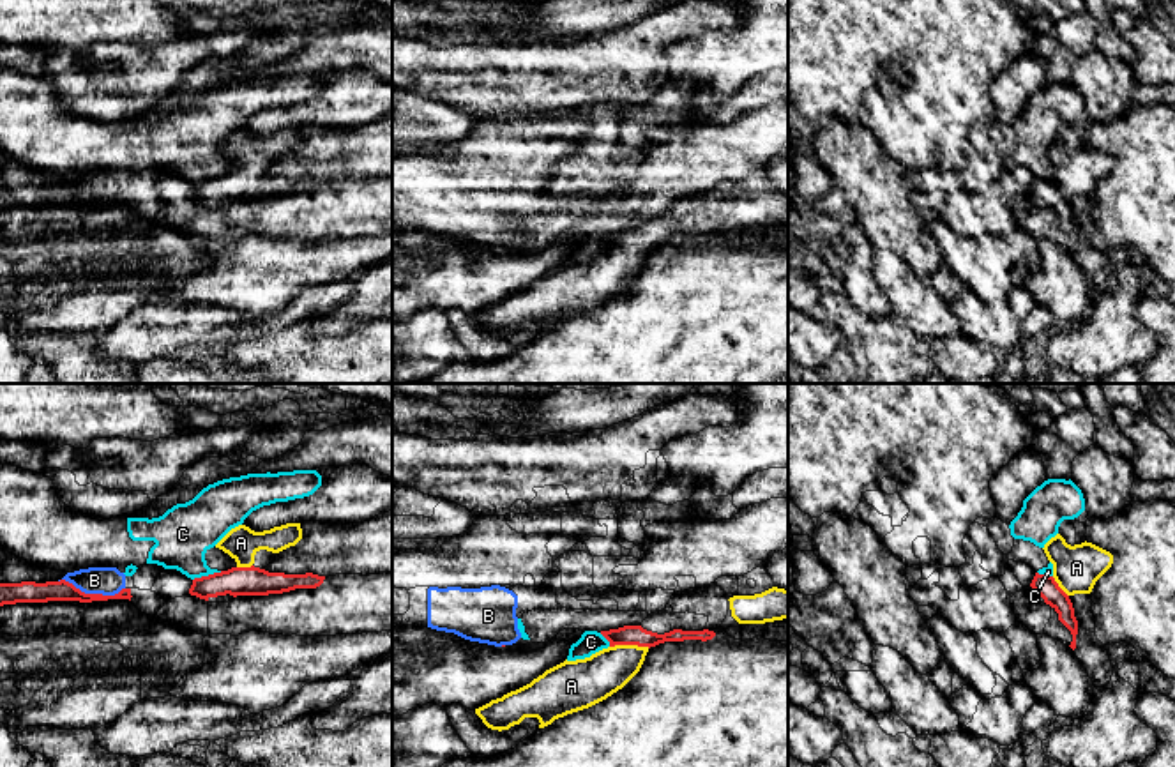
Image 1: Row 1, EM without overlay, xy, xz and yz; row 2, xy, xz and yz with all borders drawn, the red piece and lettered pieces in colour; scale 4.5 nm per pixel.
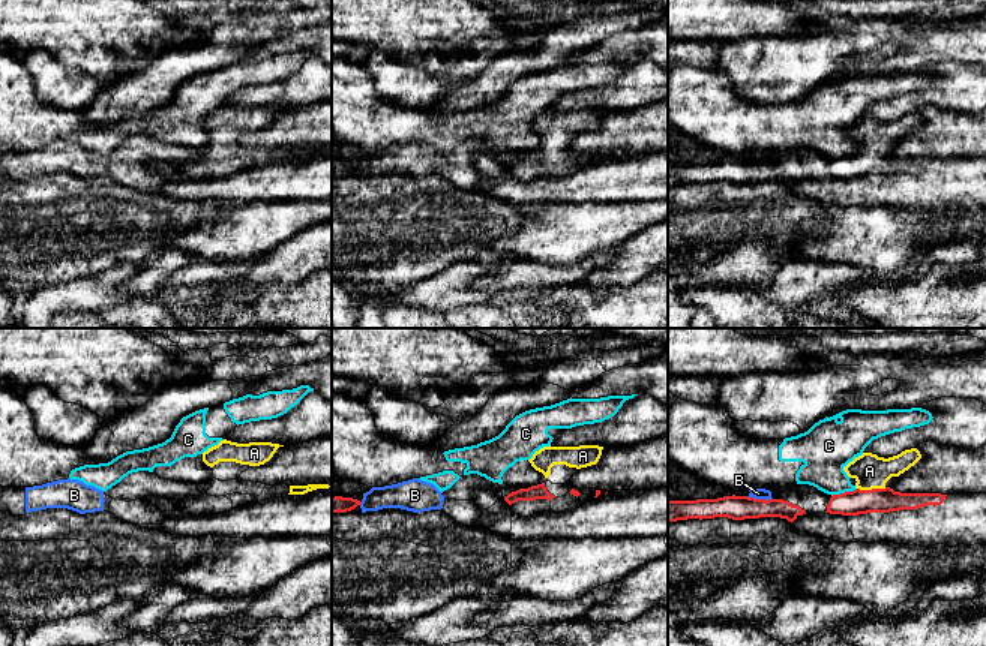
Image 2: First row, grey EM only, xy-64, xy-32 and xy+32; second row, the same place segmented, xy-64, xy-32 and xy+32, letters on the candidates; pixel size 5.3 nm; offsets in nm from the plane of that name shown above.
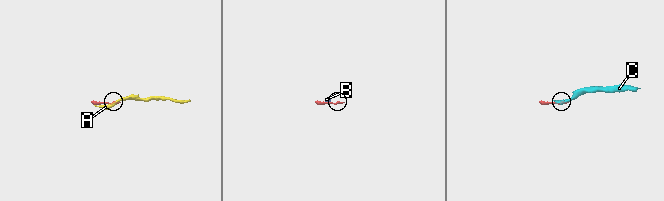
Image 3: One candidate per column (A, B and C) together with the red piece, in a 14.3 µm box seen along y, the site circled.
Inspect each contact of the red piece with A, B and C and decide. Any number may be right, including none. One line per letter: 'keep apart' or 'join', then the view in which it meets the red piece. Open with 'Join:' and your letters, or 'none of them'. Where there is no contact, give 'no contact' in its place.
Join: none of them
A: keep apart; contact in xz
B: keep apart; contact in xy
C: keep apart; contact in xy

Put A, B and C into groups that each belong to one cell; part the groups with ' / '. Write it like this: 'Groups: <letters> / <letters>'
Groups: A / B / C

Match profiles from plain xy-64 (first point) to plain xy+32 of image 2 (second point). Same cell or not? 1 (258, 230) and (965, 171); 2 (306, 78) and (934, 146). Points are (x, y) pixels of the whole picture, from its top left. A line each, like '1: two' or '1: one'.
1: two
2: two

